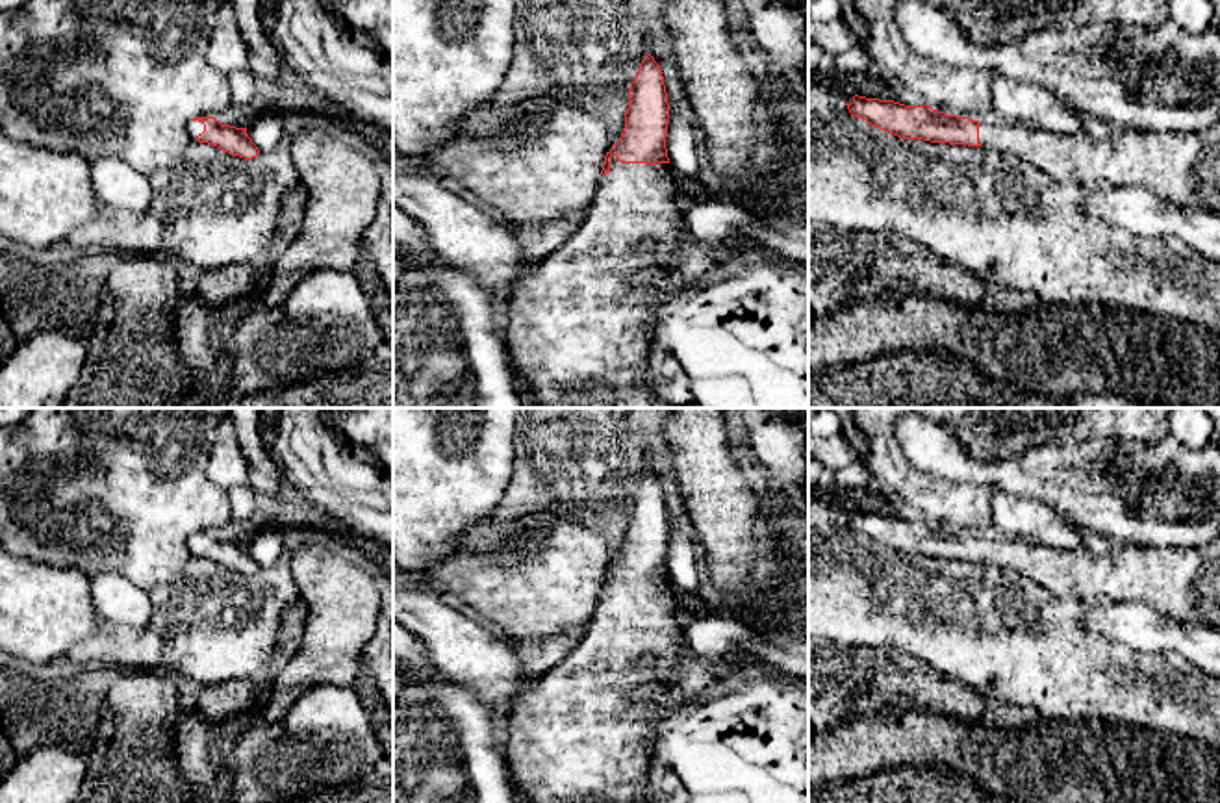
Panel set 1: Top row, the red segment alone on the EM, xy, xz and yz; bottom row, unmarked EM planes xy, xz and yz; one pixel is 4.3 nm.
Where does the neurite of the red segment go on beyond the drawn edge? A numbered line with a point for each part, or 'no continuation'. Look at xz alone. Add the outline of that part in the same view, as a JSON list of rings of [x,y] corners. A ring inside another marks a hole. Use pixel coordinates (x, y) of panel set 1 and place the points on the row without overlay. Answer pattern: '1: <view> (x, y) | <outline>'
1: xz (571, 737) | [[[612,571],[610,588],[601,590],[595,612],[580,644],[554,668],[532,679],[527,692],[512,701],[502,720],[502,755],[510,770],[510,783],[528,803],[653,803],[647,788],[651,742],[654,725],[677,699],[677,692],[658,701],[627,701],[625,695],[640,684],[669,684],[671,671],[690,649],[680,625],[686,612],[671,579],[621,579]]]

